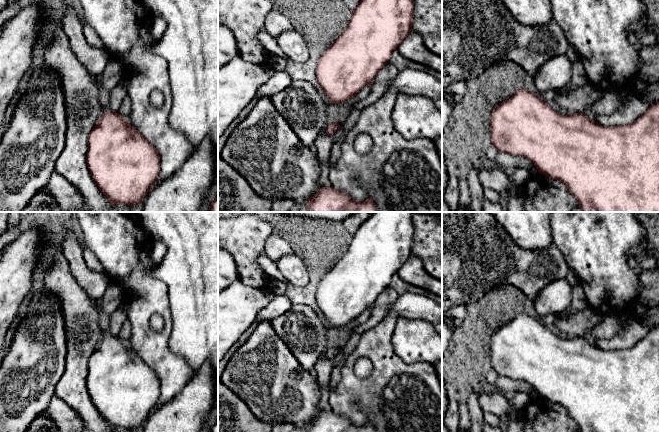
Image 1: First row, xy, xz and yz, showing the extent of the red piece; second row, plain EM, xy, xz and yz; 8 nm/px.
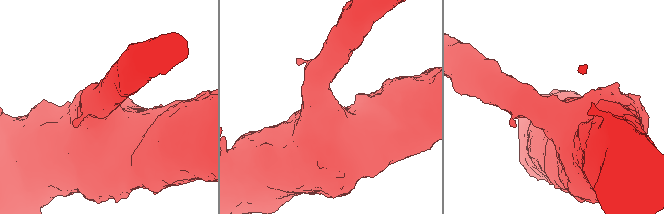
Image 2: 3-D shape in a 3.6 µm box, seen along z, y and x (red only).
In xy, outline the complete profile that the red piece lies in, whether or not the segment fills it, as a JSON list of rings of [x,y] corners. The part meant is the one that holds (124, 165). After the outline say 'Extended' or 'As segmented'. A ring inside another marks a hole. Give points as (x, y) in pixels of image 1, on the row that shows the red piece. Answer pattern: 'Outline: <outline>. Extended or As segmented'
Outline: [[[99,88],[103,108],[95,127],[88,136],[87,166],[104,197],[111,206],[139,205],[155,185],[160,172],[160,156],[156,148],[120,114],[110,109],[110,92]]]. Extended

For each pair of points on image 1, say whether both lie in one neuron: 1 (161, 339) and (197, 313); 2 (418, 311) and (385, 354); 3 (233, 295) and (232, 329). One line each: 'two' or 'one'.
1: two
2: two
3: one

